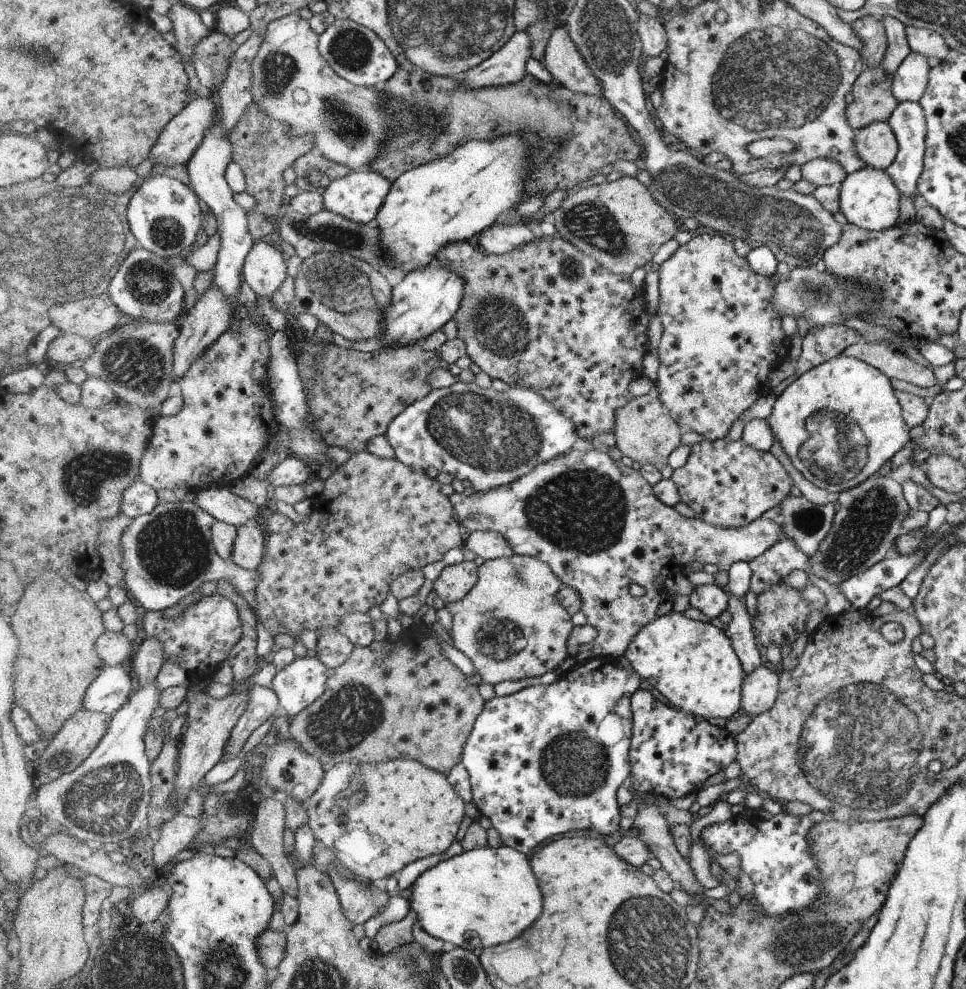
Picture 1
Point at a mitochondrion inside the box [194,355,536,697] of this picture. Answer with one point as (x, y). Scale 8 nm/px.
(499, 639)

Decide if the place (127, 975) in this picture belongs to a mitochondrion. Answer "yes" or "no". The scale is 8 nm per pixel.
no

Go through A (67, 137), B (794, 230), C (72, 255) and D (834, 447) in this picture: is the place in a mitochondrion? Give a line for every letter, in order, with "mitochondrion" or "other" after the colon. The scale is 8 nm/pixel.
A: other
B: mitochondrion
C: mitochondrion
D: mitochondrion

